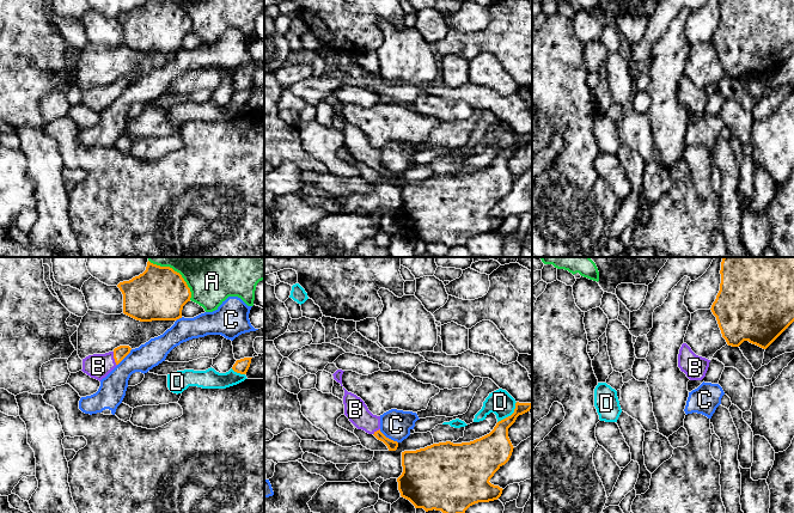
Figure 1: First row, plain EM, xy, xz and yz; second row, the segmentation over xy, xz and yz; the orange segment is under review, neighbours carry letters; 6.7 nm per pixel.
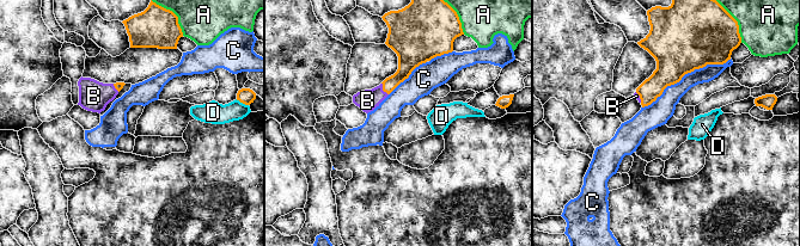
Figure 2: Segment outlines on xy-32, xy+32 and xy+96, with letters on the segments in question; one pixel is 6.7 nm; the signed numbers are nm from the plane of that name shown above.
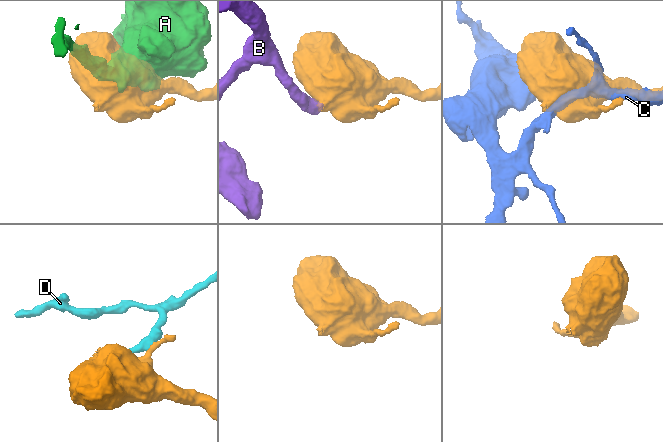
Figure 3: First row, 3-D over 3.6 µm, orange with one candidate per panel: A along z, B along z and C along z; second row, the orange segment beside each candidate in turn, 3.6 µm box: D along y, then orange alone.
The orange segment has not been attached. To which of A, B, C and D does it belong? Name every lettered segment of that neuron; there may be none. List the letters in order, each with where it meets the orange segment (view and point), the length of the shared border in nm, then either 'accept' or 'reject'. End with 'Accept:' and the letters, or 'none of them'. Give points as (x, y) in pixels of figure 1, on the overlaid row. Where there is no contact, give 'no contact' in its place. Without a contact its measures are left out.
A: meets orange in xy at (176, 272); contact 400 nm long; reject
B: meets orange in xy at (114, 358); contact 100 nm long; accept
C: meets orange in xz at (388, 438); contact 160 nm long; reject
D: meets orange in xz at (511, 415); contact 190 nm long; reject
Accept: B

